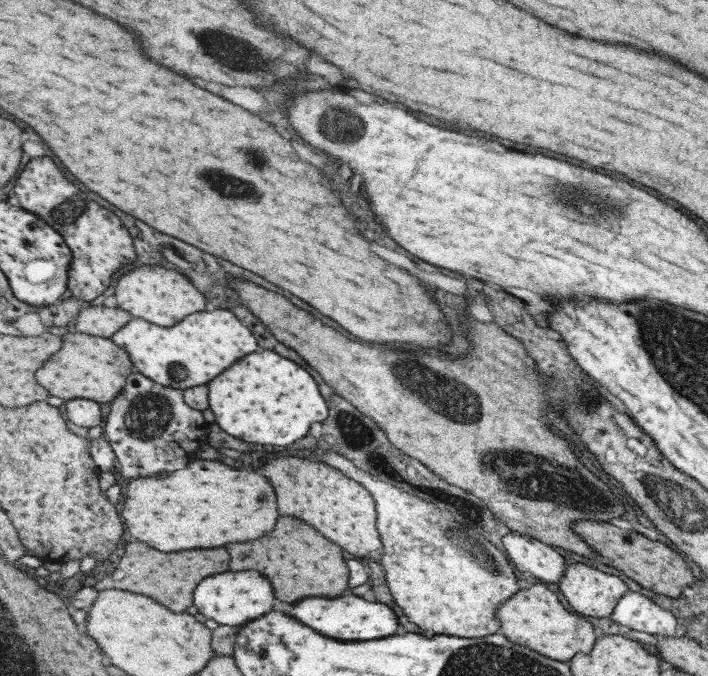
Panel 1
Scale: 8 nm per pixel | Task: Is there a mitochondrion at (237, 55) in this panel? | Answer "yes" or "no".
yes

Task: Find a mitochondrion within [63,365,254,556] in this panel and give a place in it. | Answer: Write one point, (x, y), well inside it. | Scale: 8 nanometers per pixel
(149, 415)

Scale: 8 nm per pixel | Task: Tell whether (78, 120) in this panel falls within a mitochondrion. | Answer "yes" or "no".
no

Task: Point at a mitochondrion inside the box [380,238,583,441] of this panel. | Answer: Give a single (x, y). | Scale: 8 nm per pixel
(453, 397)

